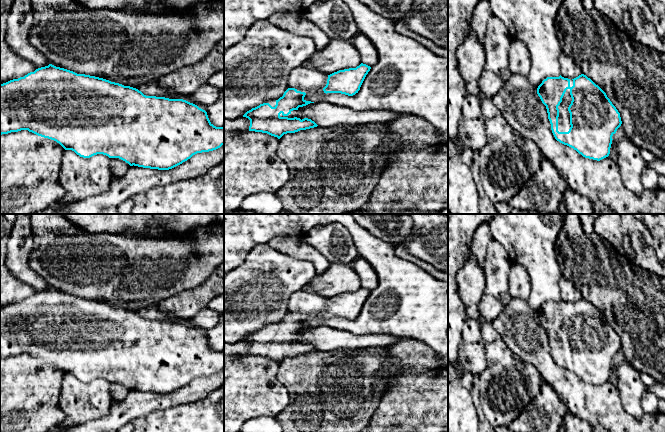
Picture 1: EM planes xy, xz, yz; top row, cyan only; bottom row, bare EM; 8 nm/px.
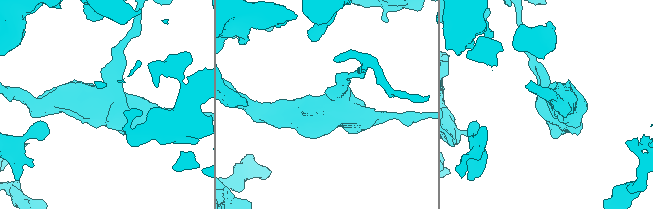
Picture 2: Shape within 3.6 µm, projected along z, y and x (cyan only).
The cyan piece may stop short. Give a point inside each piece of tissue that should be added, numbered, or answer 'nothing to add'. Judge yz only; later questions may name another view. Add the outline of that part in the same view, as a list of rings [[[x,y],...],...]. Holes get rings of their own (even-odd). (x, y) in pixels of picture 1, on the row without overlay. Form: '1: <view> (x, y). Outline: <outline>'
1: yz (564, 349). Outline: [[[567,313],[562,326],[558,330],[559,333],[559,341],[558,341],[558,355],[559,356],[568,356],[570,349],[570,337],[568,335],[568,331],[571,328],[572,322],[570,319],[570,313]]]

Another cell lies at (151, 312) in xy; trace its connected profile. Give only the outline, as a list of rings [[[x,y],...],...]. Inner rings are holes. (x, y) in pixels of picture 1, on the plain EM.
[[[157,304],[150,305],[150,306],[138,307],[133,312],[138,313],[146,320],[165,321],[165,322],[169,322],[169,323],[183,323],[190,327],[193,327],[191,319],[187,319],[187,320],[175,319],[170,314],[161,312],[158,309]]]

